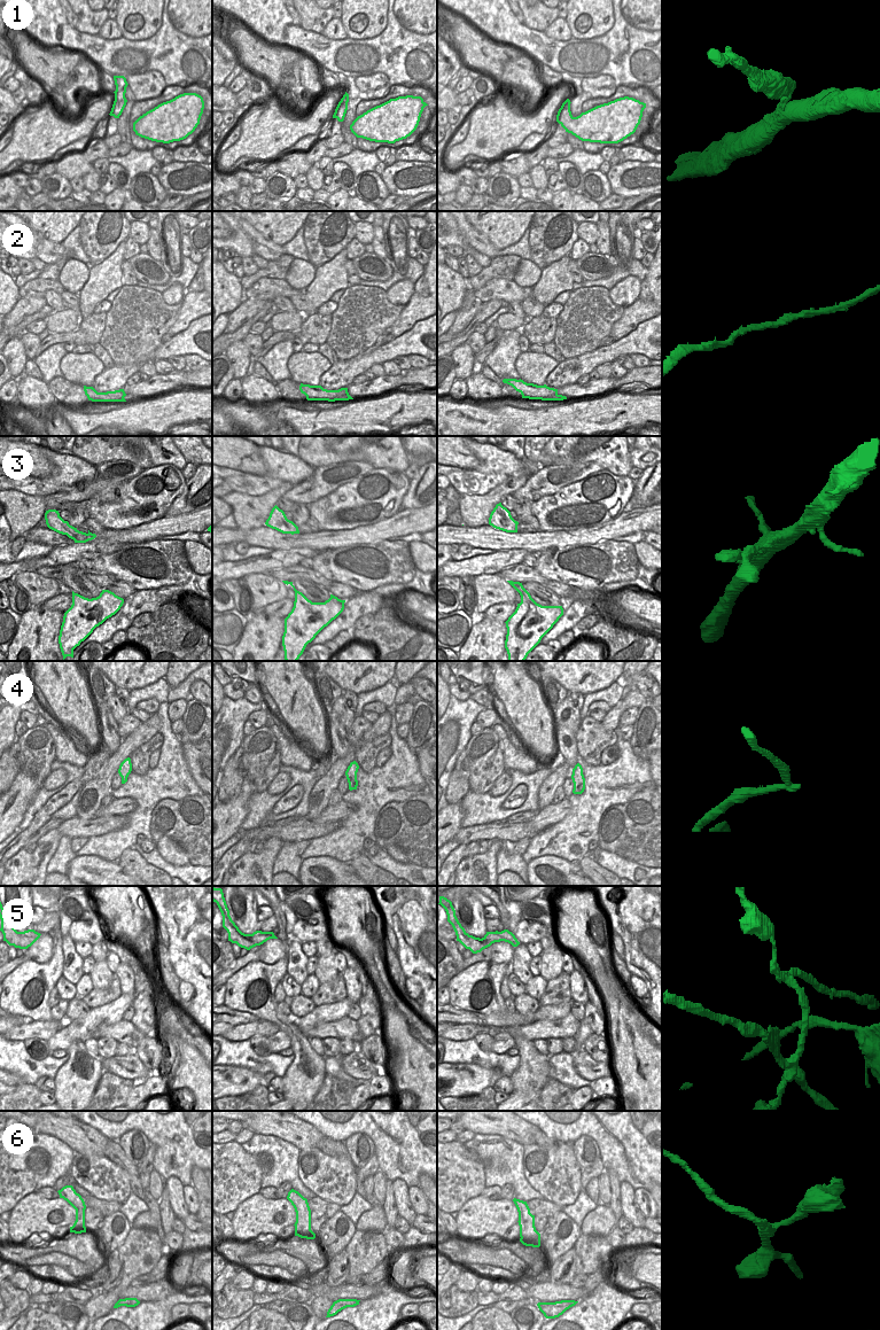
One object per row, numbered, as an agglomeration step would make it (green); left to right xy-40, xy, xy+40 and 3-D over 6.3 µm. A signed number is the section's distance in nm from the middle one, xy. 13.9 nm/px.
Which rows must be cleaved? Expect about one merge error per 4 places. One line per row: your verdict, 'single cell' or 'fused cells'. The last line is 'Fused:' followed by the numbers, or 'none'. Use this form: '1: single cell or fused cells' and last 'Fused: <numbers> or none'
1: single cell
2: single cell
3: single cell
4: fused cells
5: fused cells
6: single cell
Fused: 4, 5

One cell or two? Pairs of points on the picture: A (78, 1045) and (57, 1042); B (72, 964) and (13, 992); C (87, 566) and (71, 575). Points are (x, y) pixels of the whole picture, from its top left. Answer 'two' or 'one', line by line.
A: two
B: two
C: two

